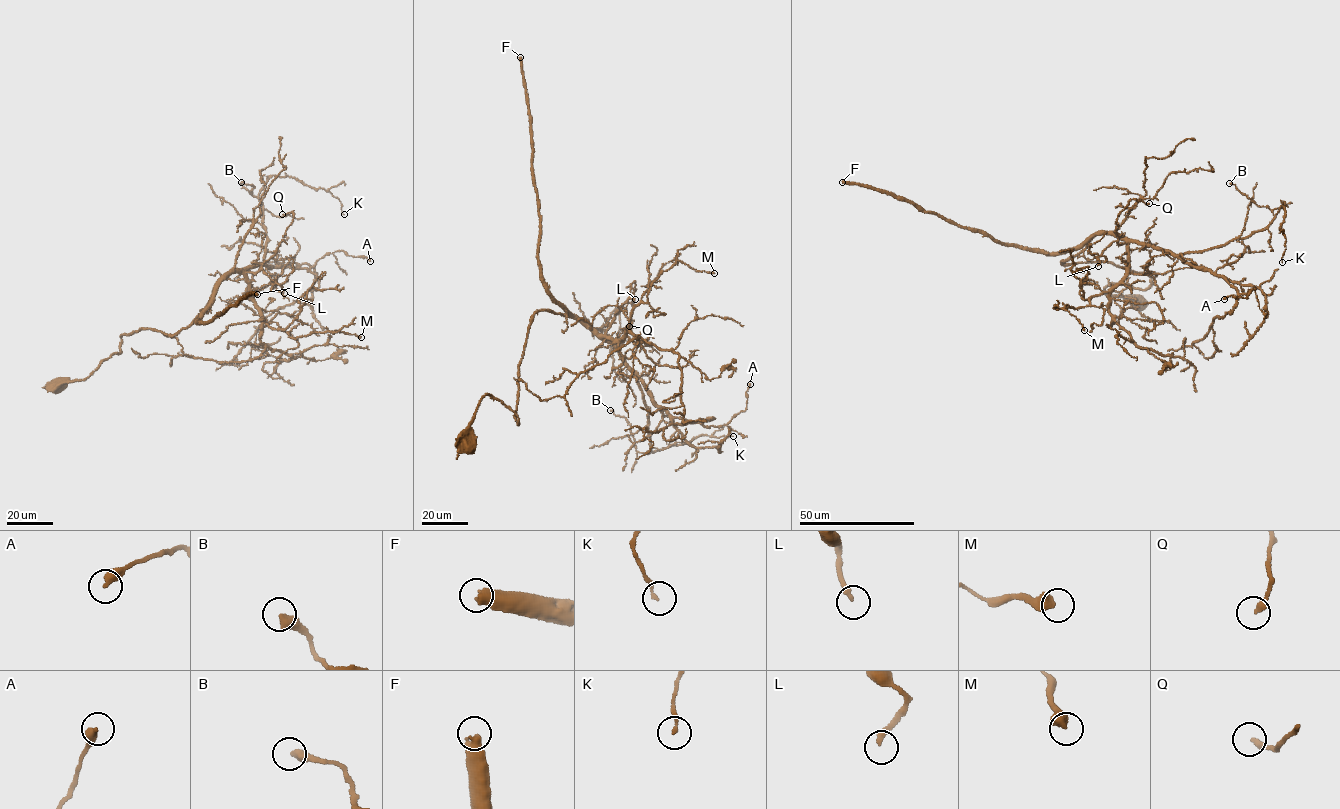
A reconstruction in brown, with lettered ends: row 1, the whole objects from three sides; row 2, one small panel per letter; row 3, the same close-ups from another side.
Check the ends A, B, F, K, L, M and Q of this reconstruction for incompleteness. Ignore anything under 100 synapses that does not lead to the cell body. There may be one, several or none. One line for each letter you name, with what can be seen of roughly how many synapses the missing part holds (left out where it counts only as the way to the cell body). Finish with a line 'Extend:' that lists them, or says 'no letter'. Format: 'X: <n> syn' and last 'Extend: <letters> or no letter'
F: 2000 syn
Extend: F

